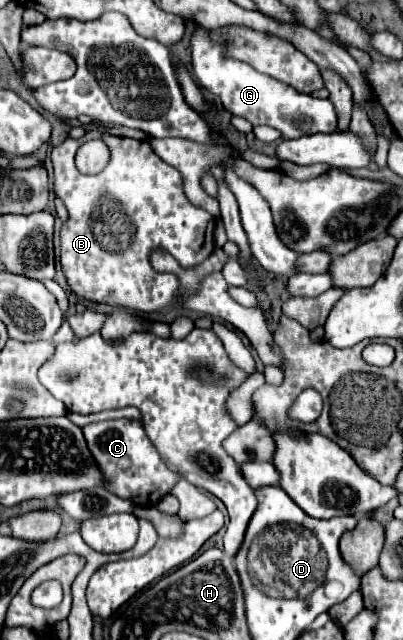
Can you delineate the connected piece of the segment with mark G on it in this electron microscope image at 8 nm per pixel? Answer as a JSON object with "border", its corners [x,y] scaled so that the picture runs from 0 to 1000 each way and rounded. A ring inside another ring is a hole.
{"border":[[[499,44],[479,56],[474,72],[479,72],[484,125],[514,144],[538,147],[558,172],[573,175],[578,181],[598,181],[618,188],[628,197],[667,194],[697,203],[702,216],[747,216],[757,209],[831,206],[836,181],[816,156],[792,156],[792,153],[772,153],[767,147],[732,144],[732,138],[638,113],[628,103],[608,97],[593,97],[583,91],[558,91],[548,69],[529,66],[509,44]]]}

